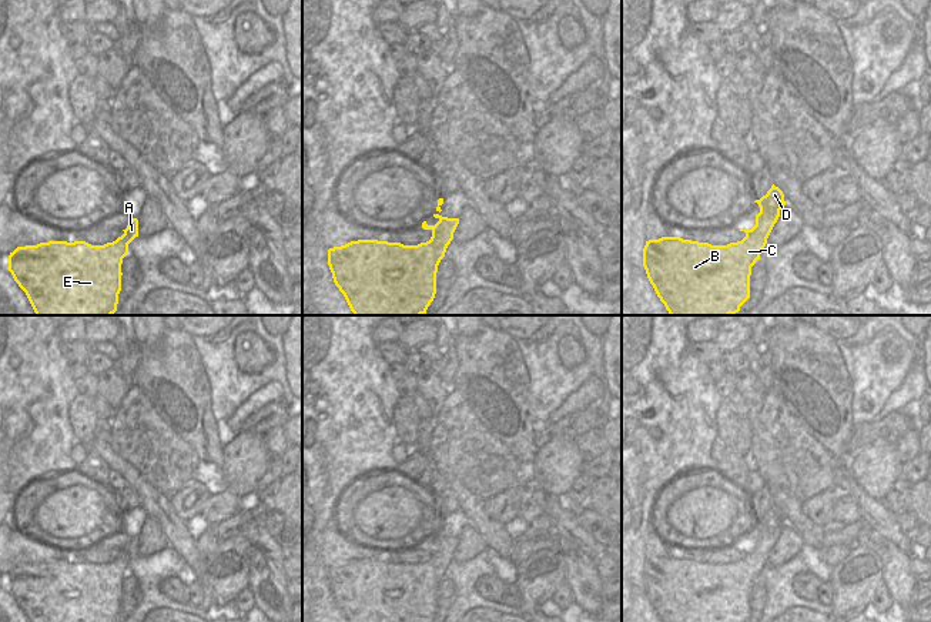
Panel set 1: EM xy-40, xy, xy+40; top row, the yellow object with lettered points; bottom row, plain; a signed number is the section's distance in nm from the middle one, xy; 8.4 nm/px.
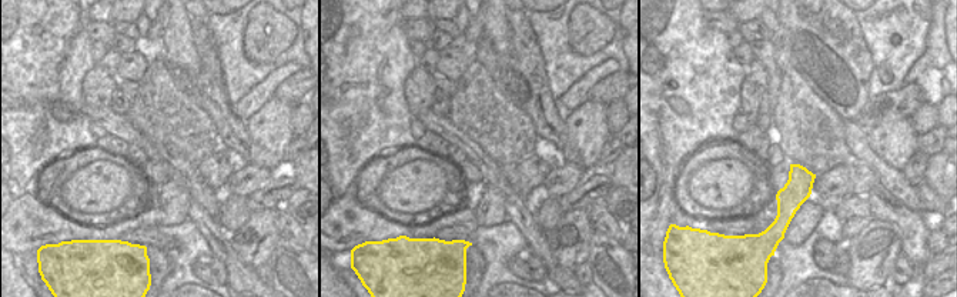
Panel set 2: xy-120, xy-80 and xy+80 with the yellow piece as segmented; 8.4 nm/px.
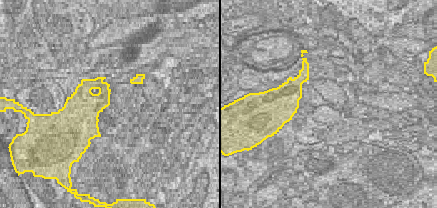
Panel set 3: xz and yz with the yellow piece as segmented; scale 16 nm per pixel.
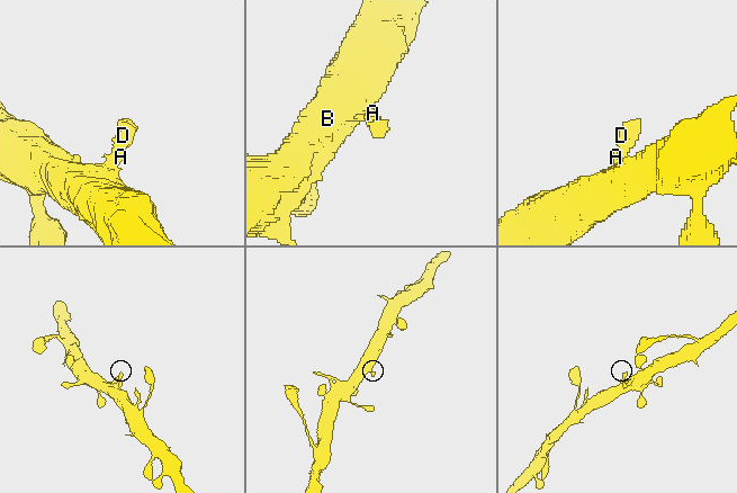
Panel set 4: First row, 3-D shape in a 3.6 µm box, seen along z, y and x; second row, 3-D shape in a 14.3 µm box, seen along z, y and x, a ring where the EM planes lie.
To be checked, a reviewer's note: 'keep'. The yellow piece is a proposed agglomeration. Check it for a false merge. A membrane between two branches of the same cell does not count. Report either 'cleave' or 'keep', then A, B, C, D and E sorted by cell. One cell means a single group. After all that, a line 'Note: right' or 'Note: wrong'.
keep; groups A B C D E
Note: right

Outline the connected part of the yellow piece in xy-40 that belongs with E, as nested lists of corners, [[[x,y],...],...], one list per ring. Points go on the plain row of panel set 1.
[[[131,538],[124,554],[113,562],[48,561],[17,566],[9,575],[9,591],[30,622],[118,622],[121,583],[128,564],[138,556],[138,539]]]

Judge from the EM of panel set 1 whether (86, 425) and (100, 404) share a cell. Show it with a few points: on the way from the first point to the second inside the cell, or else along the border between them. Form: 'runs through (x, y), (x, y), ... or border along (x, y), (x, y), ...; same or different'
border along (93, 400), (93, 407), (99, 417); different

